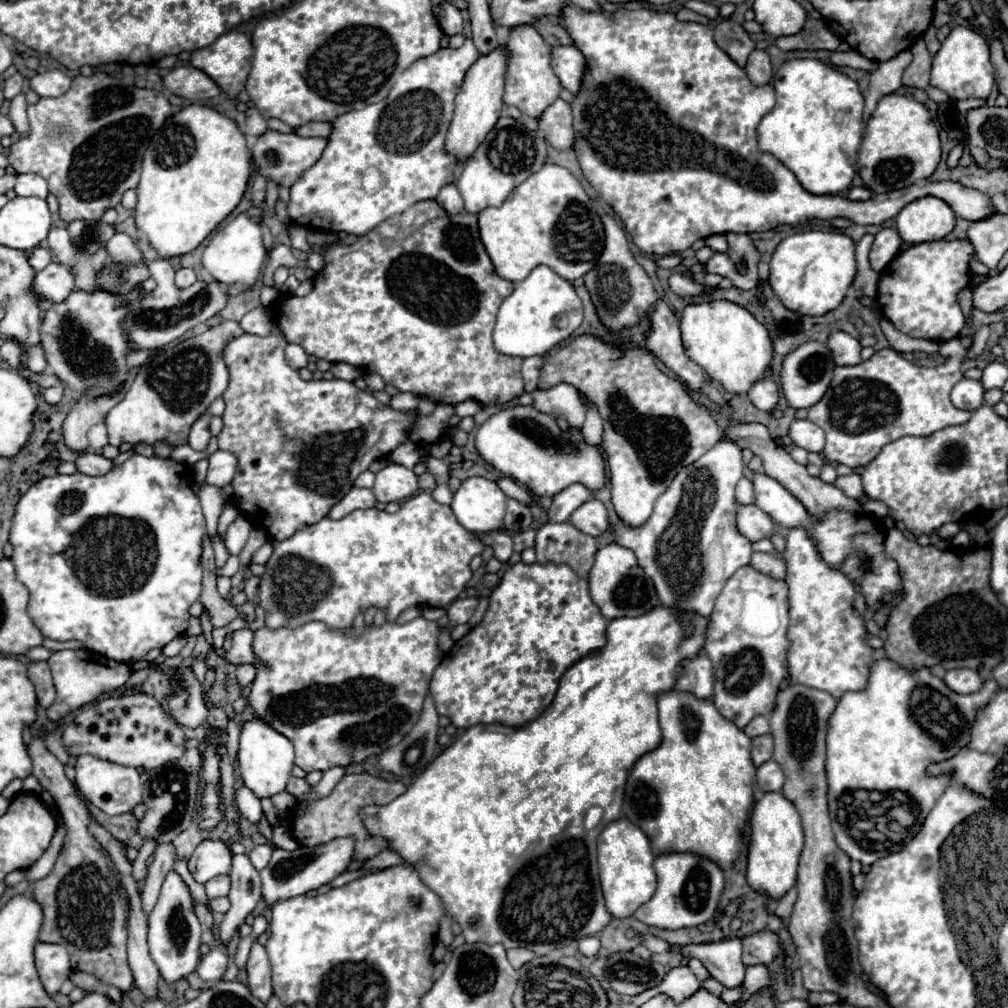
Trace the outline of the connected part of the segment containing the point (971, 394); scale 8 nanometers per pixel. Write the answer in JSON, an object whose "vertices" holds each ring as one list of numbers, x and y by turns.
{"vertices":[[962,377,954,389,952,389,952,403,954,407,958,409,964,409,964,411,974,411,978,407,982,407,982,395,984,395,984,387,980,381,972,381,972,379,966,379]]}

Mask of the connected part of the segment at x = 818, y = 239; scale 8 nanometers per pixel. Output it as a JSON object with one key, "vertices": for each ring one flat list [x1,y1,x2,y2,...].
{"vertices":[[838,231,796,233,792,237,786,237,774,251,770,259,768,283,788,309,800,315,824,315,828,311,834,311,842,303,846,291,856,279,858,269,854,251,856,243,846,233]]}

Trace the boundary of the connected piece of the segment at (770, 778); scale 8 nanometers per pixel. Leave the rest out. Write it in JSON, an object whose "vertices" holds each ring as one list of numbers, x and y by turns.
{"vertices":[[770,759,758,767,756,779,758,779,758,785,762,791,780,791,784,785,784,773,774,759]]}

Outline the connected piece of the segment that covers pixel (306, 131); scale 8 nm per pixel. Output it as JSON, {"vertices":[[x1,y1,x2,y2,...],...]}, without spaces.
{"vertices":[[328,121,326,123,308,123,308,125,302,125,300,129,296,129,298,135,302,137,330,137,334,125,330,125]]}

